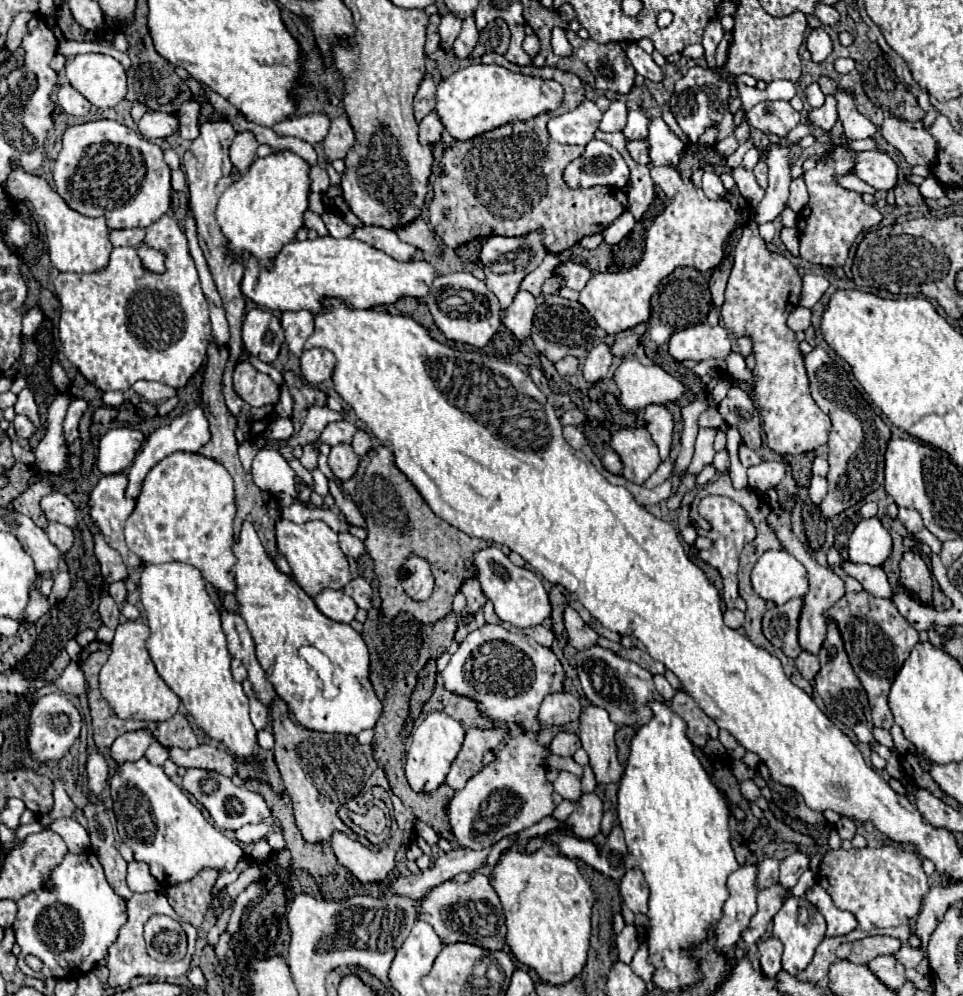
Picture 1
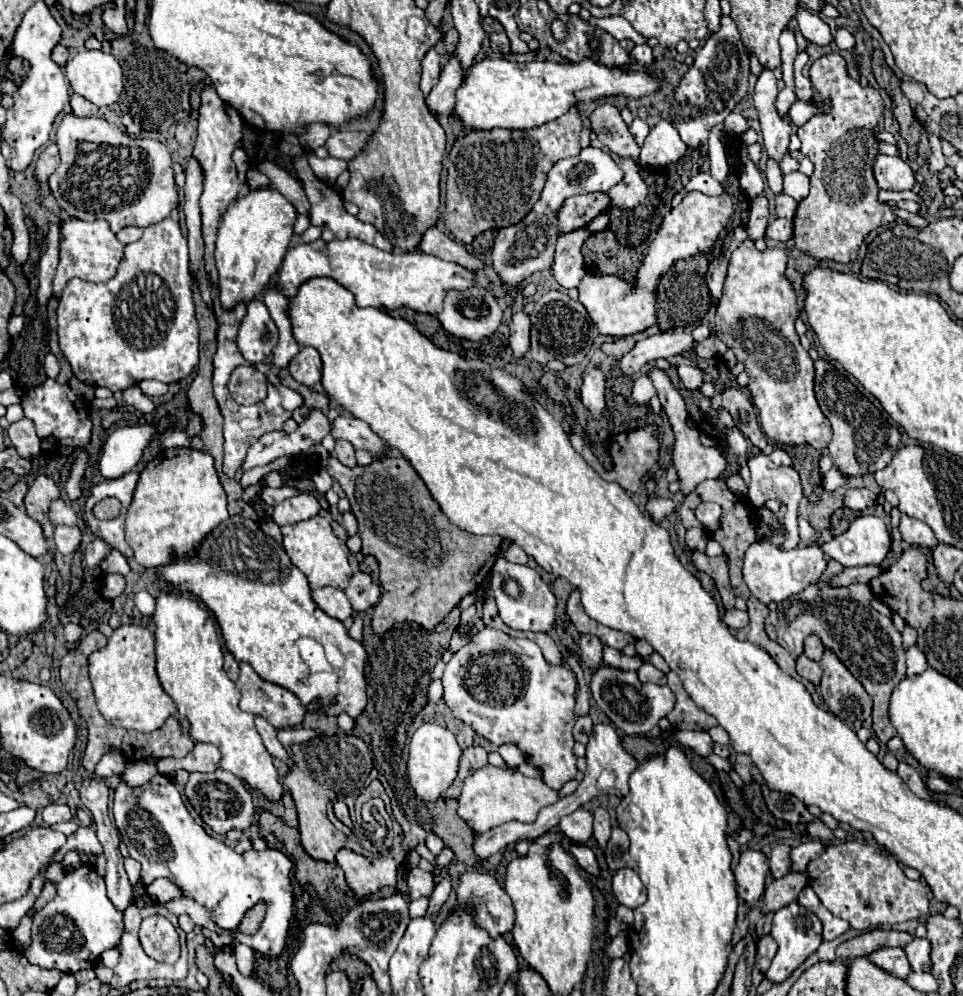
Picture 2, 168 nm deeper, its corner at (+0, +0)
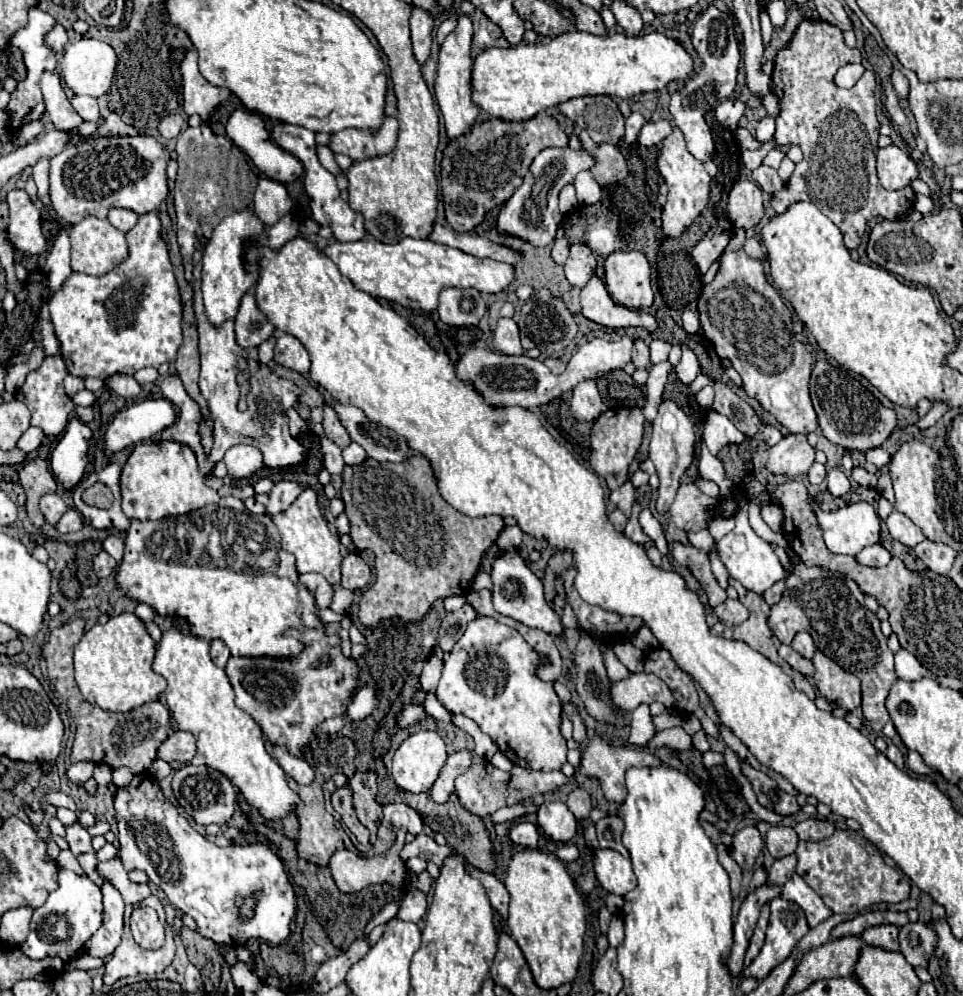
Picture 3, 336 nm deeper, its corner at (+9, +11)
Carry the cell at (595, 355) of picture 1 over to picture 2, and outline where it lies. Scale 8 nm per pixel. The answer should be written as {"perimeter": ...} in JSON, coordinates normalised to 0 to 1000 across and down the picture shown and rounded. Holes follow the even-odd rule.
{"perimeter":[[[615,369],[613,373],[609,373],[602,400],[604,400],[604,406],[613,412],[613,416],[619,422],[629,414],[627,392],[629,392],[629,386],[627,386],[627,376],[623,373],[623,369]]]}

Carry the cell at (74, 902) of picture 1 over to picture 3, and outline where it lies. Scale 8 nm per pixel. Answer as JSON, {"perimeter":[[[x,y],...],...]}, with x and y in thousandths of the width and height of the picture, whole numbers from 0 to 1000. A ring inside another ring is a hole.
{"perimeter":[[[61,870],[59,887],[61,891],[53,895],[49,905],[34,915],[32,935],[28,945],[22,949],[22,955],[32,963],[63,961],[70,967],[78,963],[82,957],[86,957],[86,949],[107,927],[107,907],[105,907],[105,893],[90,879],[80,879],[72,872]],[[65,929],[70,931],[67,937],[63,933]]]}

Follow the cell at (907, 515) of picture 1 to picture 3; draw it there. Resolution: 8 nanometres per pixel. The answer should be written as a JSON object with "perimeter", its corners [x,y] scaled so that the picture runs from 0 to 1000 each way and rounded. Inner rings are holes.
{"perimeter":[[[927,513],[927,515],[921,519],[919,527],[921,527],[925,539],[931,541],[931,543],[936,543],[936,545],[942,547],[942,549],[950,549],[952,545],[956,545],[956,543],[961,541],[958,533],[956,533],[942,517],[938,517],[938,515],[934,515],[934,513]]]}

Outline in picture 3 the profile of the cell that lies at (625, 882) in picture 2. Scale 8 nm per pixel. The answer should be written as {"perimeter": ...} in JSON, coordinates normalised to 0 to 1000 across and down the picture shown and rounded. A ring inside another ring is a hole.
{"perimeter":[[[637,852],[618,856],[618,879],[624,891],[637,899],[651,899],[661,889],[655,864]]]}

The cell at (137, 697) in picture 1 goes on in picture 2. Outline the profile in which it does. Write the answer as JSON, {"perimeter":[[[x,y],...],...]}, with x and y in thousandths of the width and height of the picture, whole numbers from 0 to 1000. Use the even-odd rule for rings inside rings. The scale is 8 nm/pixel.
{"perimeter":[[[141,627],[120,631],[110,649],[91,659],[91,675],[102,713],[118,729],[160,735],[183,715],[181,703],[170,695],[162,679],[160,637],[154,631]]]}

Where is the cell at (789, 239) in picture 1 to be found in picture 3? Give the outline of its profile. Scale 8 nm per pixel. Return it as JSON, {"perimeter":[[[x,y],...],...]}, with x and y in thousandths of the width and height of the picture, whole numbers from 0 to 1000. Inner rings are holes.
{"perimeter":[[[765,182],[757,194],[755,206],[757,222],[763,228],[782,230],[794,218],[790,190],[782,182]]]}

